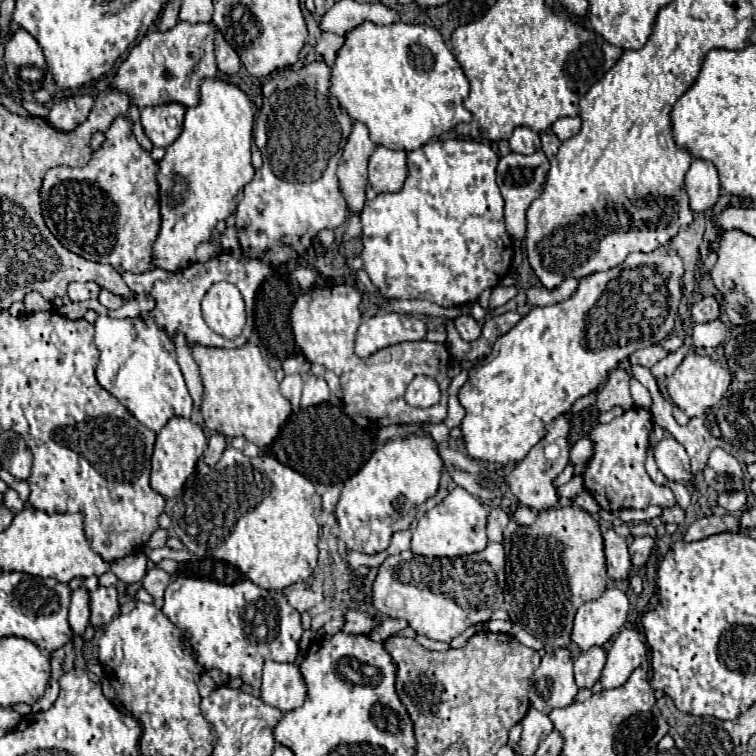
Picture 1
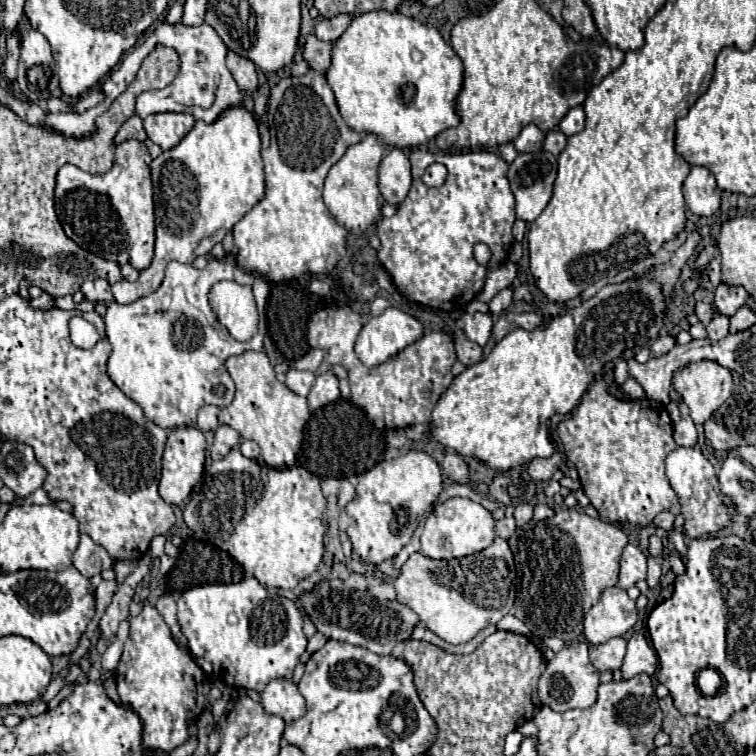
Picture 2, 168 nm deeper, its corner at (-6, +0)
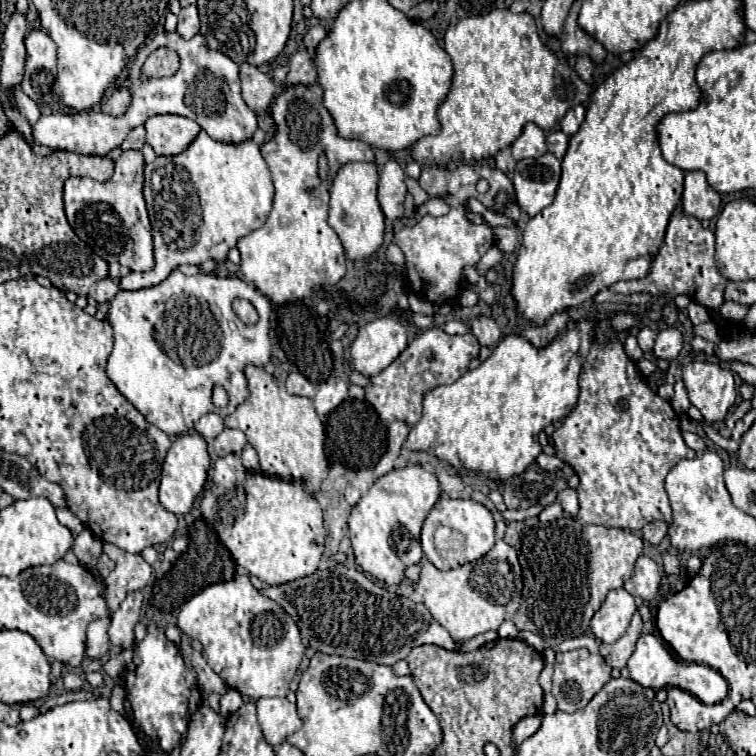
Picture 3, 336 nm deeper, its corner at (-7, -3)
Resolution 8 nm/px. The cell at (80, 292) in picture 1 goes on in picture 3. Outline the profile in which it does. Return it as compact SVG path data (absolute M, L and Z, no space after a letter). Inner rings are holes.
M107 277L107 279L103 279L103 281L97 281L97 283L93 285L93 289L91 289L89 295L91 295L93 299L97 299L98 303L104 303L111 301L118 291L118 285Z

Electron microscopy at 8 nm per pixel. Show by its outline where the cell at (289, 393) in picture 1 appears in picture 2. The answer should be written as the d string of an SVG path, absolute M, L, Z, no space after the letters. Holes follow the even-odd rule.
M290 370L286 374L286 386L292 392L300 394L300 396L308 396L308 392L310 392L310 388L314 384L314 378L316 376L312 372L306 372L306 370Z

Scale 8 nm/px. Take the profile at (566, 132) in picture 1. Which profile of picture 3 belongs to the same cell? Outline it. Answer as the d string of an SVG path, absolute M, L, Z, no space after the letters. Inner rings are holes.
M583 105L571 107L571 109L565 113L565 117L561 119L561 131L563 131L565 135L573 135L573 133L579 129L579 125L583 123L583 119L585 119L585 107L583 107Z

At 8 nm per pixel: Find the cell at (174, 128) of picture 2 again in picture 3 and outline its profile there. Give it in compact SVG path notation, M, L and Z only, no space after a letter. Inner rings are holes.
M155 115L145 121L147 143L157 155L173 157L183 153L197 137L201 127L181 115Z

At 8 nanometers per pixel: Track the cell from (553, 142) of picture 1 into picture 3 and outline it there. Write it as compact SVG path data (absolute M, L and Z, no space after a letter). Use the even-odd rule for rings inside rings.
M555 129L547 135L547 147L557 159L563 159L563 155L567 151L567 143L569 143L569 137L559 129Z

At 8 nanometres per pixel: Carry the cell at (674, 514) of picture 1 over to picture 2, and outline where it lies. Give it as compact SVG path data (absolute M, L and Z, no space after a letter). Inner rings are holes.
M660 512L660 514L654 518L654 526L660 528L660 530L670 532L672 526L674 526L674 518L676 518L676 516L674 516L672 512Z

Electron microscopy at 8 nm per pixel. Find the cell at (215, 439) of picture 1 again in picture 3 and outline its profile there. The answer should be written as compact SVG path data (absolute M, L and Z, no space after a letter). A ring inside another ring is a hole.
M225 427L225 429L219 433L219 437L215 439L215 453L217 453L219 457L223 457L223 455L227 455L227 453L241 455L245 443L247 443L247 439L245 439L245 433L243 433L243 431Z

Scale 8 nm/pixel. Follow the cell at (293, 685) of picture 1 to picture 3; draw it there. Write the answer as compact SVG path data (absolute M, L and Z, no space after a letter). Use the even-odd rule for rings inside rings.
M265 697L259 699L255 705L263 737L273 747L281 745L303 725L295 705L289 703L287 697Z

